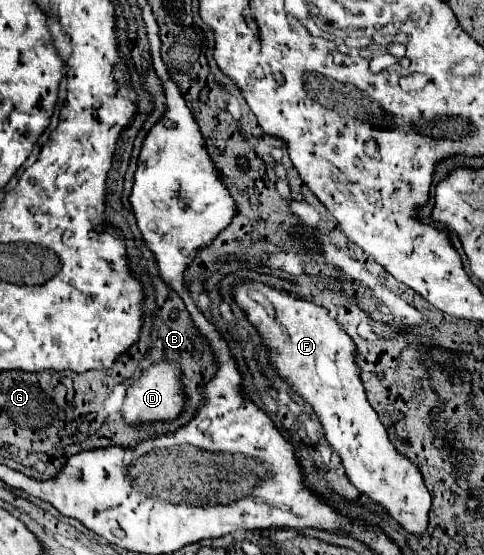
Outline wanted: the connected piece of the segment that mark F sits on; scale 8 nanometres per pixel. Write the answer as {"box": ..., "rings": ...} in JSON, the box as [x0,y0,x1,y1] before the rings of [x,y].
{"box":[234,279,432,537],"rings":[[[240,279],[234,285],[234,301],[260,333],[276,375],[312,407],[328,445],[340,455],[350,483],[362,495],[382,505],[402,529],[422,537],[428,529],[428,513],[432,505],[430,493],[418,467],[394,449],[386,427],[366,399],[356,363],[358,349],[354,339],[328,313],[328,309],[286,289]]]}

